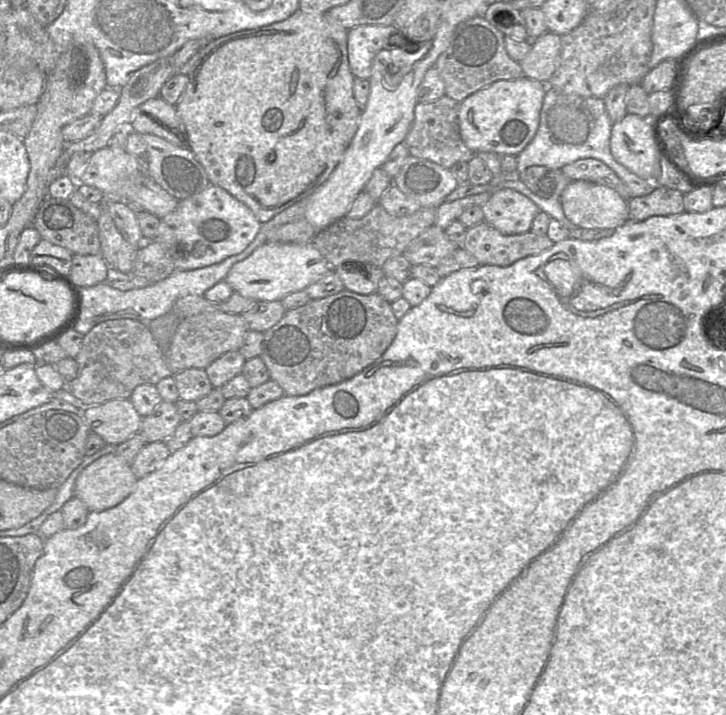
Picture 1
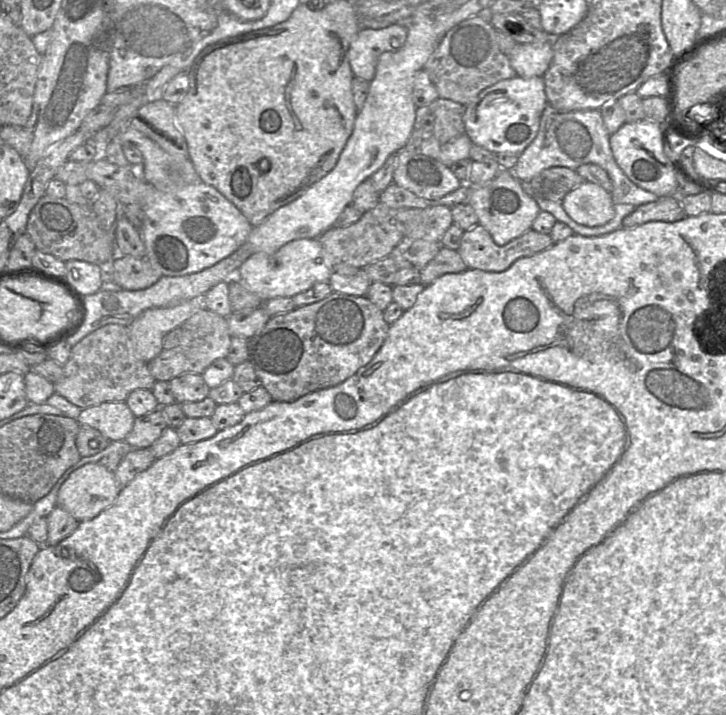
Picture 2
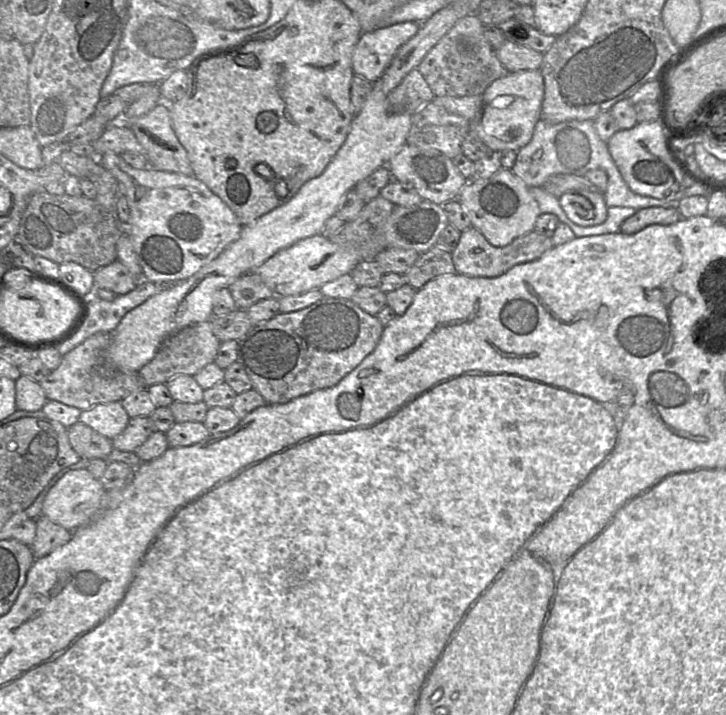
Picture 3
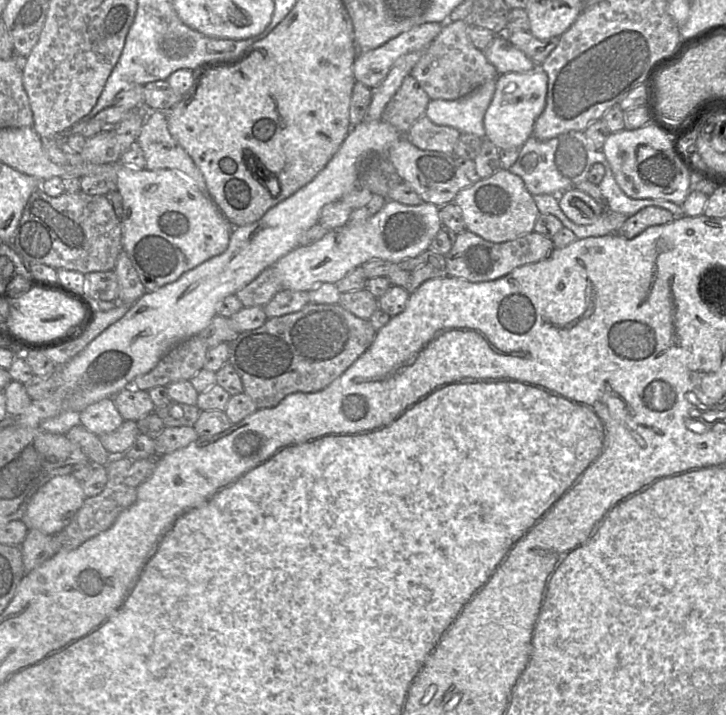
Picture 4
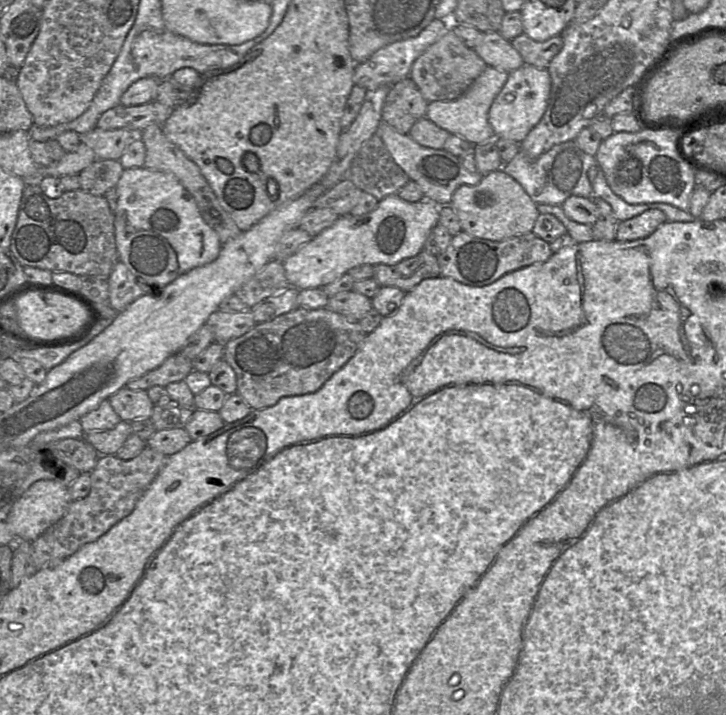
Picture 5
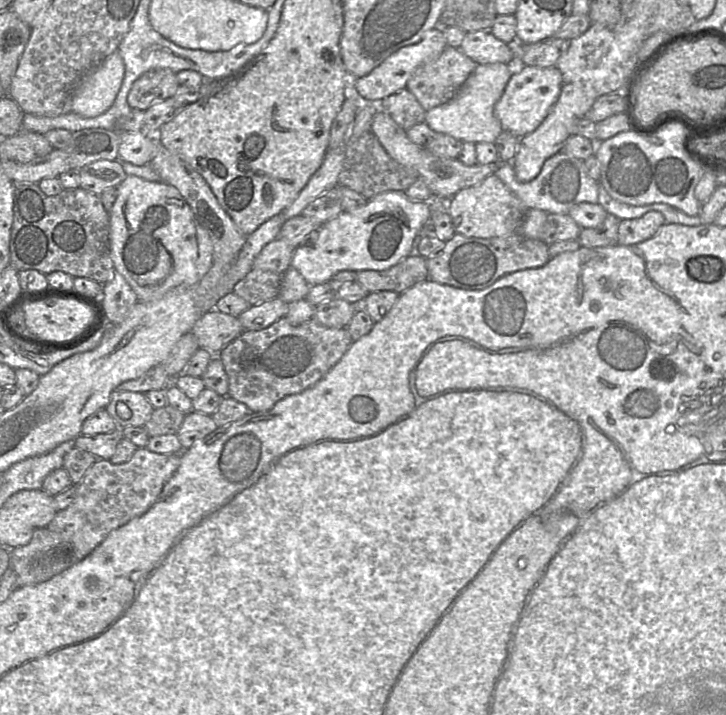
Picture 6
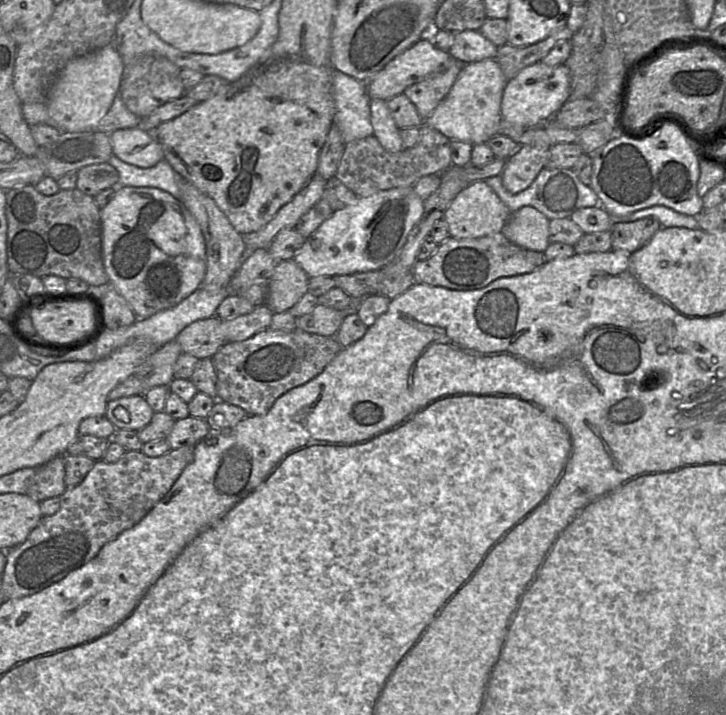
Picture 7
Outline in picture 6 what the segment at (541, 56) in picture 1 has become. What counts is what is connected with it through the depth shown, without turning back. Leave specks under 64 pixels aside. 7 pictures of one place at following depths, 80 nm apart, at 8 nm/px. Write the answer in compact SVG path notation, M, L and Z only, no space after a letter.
M489 30L467 32L459 49L477 64L501 62L508 65L514 65L516 61L514 45L499 40Z

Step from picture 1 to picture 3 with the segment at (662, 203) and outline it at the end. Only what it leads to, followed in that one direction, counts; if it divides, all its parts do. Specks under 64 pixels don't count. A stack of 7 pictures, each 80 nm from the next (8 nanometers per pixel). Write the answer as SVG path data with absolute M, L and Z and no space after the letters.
M676 206L669 208L647 207L637 210L628 217L620 226L619 231L624 234L634 234L653 224L671 225L681 219L681 214Z

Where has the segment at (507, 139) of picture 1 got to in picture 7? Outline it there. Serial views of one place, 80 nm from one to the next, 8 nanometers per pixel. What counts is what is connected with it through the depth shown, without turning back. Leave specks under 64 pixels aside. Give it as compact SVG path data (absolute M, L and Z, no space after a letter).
M536 62L525 68L507 82L501 101L501 116L507 122L531 127L551 119L569 99L571 75L565 64L549 66Z

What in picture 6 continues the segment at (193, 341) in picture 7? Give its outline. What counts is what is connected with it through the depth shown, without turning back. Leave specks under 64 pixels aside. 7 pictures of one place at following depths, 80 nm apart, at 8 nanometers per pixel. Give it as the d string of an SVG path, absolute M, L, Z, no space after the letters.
M213 309L204 313L192 327L200 348L217 355L244 330L238 317Z

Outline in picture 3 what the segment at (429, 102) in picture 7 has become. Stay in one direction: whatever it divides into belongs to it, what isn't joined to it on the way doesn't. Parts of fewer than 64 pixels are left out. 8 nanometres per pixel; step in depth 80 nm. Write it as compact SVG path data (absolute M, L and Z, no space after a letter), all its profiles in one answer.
M475 14L458 20L416 67L436 97L465 97L483 94L494 81L509 72L484 37L486 26Z

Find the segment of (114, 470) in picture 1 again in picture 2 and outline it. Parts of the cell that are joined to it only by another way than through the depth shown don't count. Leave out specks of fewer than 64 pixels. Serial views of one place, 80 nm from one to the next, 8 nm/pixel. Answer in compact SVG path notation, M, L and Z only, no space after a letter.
M99 462L89 463L72 472L62 484L57 507L85 522L111 506L120 490L114 472Z

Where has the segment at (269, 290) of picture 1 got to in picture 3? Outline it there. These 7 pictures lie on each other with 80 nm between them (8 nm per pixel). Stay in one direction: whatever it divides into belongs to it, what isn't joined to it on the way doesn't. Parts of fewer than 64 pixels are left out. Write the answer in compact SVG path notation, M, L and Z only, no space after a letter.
M318 234L278 251L252 273L261 277L274 292L273 297L282 297L320 289L327 282L349 274L361 261L363 260L357 248L333 243L328 237Z

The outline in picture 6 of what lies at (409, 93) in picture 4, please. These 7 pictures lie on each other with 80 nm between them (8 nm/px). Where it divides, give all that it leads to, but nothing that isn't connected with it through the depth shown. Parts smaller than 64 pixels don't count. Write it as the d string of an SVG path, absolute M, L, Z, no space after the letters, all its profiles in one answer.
M406 87L384 98L379 103L379 108L405 131L425 121L426 111Z

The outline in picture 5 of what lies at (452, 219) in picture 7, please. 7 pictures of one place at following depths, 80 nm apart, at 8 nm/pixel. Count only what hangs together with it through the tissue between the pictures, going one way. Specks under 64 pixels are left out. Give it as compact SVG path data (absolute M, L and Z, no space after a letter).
M502 169L483 175L476 185L460 186L448 205L457 214L462 231L492 241L531 232L540 214L537 204L523 187Z

